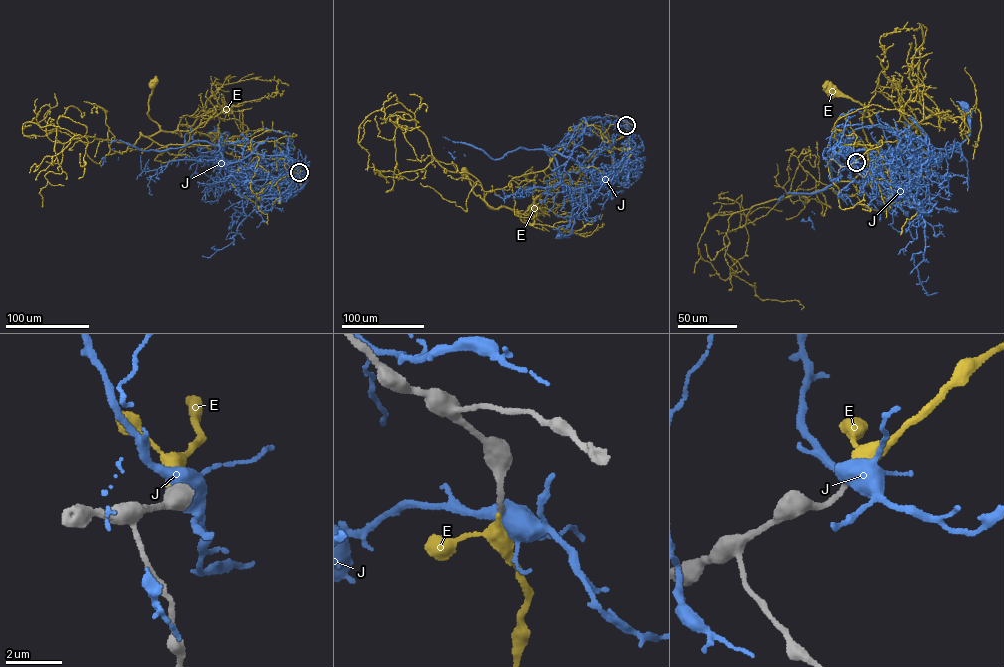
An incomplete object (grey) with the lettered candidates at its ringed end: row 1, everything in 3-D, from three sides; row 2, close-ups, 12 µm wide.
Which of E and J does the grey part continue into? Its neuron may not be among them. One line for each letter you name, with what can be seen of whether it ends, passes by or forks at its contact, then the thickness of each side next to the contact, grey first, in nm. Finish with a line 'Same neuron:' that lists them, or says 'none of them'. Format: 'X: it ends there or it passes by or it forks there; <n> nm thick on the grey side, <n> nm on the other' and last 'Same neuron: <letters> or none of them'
E: it ends there; 180 nm thick on the grey side, 320 nm on the other
Same neuron: E

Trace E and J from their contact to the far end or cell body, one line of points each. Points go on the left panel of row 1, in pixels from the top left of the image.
E: (299, 172), (292, 160), (263, 158), (247, 146), (163, 146), (141, 135), (160, 130), (147, 113), (152, 84)
J: (299, 172), (295, 160), (287, 155), (253, 153), (226, 162), (219, 143), (227, 132), (219, 161), (212, 133)

